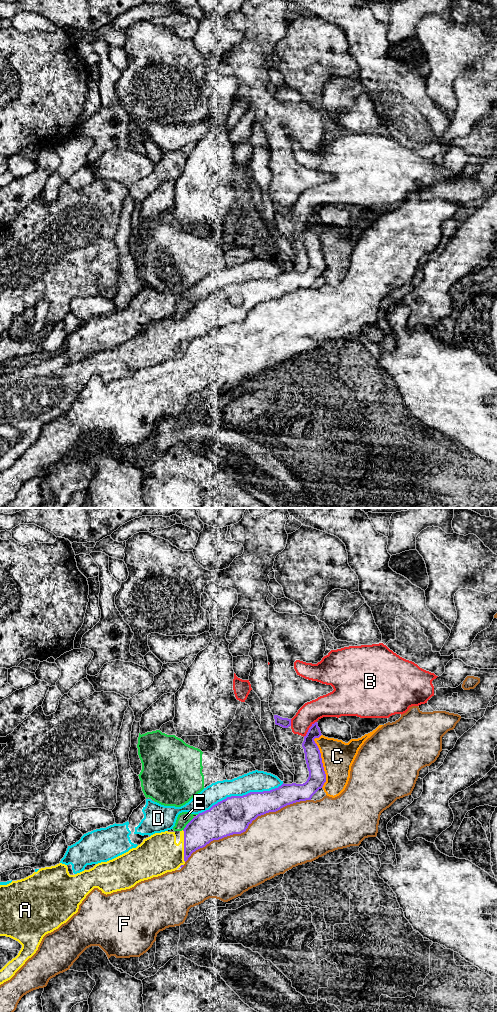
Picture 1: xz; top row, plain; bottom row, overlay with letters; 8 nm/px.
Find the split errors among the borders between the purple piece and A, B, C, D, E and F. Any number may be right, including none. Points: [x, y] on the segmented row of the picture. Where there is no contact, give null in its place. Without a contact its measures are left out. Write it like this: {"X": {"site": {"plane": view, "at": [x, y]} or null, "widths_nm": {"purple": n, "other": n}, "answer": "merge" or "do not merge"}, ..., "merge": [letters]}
{"A": {"site": {"plane": "xz", "at": [184, 846]}, "widths_nm": {"purple": 240, "other": 320}, "answer": "merge"}, "B": {"site": {"plane": "xz", "at": [309, 729]}, "widths_nm": {"purple": 130, "other": 190}, "answer": "do not merge"}, "C": {"site": {"plane": "xz", "at": [321, 760]}, "widths_nm": {"purple": 140, "other": 260}, "answer": "do not merge"}, "D": {"site": {"plane": "xz", "at": [240, 796]}, "widths_nm": {"purple": 300, "other": 180}, "answer": "do not merge"}, "E": {"site": {"plane": "xz", "at": [187, 824]}, "widths_nm": {"purple": 260, "other": 100}, "answer": "do not merge"}, "F": {"site": {"plane": "xz", "at": [247, 827]}, "widths_nm": {"purple": 300, "other": 480}, "answer": "do not merge"}, "merge": ["A"]}

